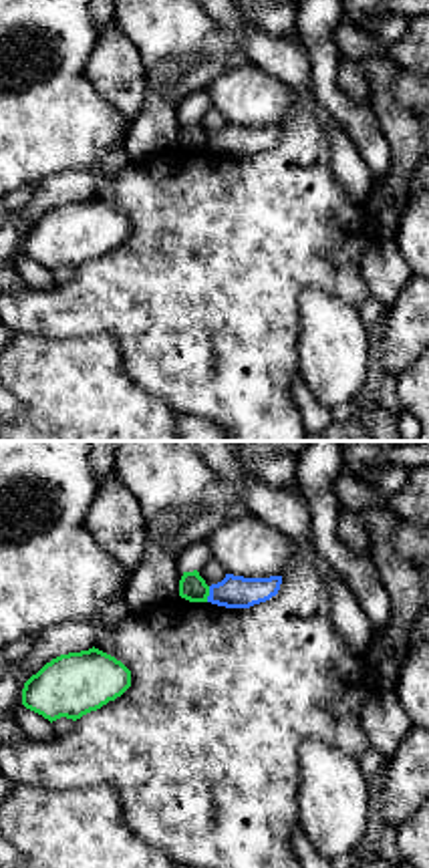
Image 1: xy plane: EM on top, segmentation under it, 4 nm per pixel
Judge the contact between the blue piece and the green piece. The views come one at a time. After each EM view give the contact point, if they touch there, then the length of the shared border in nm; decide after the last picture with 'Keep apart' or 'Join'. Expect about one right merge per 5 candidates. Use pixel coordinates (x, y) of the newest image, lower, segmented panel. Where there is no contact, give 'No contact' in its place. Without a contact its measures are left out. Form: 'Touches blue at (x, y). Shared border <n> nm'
Touches blue at (210, 595). Shared border 70 nm

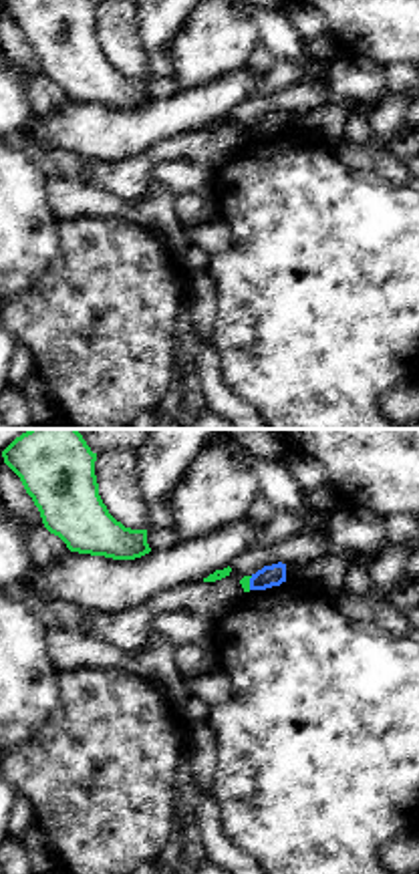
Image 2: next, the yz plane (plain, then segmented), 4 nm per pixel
Touches blue at (250, 583). Shared border 60 nm

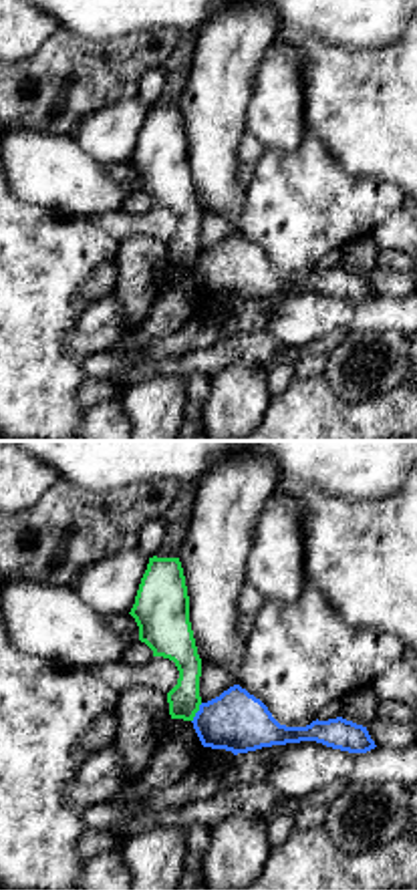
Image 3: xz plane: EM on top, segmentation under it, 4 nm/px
Touches blue at (196, 713). Shared border 90 nm

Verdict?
Keep apart

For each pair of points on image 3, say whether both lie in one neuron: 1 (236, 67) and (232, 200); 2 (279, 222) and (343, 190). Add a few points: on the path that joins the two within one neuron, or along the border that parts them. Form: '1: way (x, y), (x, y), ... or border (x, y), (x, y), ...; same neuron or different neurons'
1: way (220, 99), (220, 168); same neuron
2: way (295, 212), (301, 206), (327, 206); same neuron

